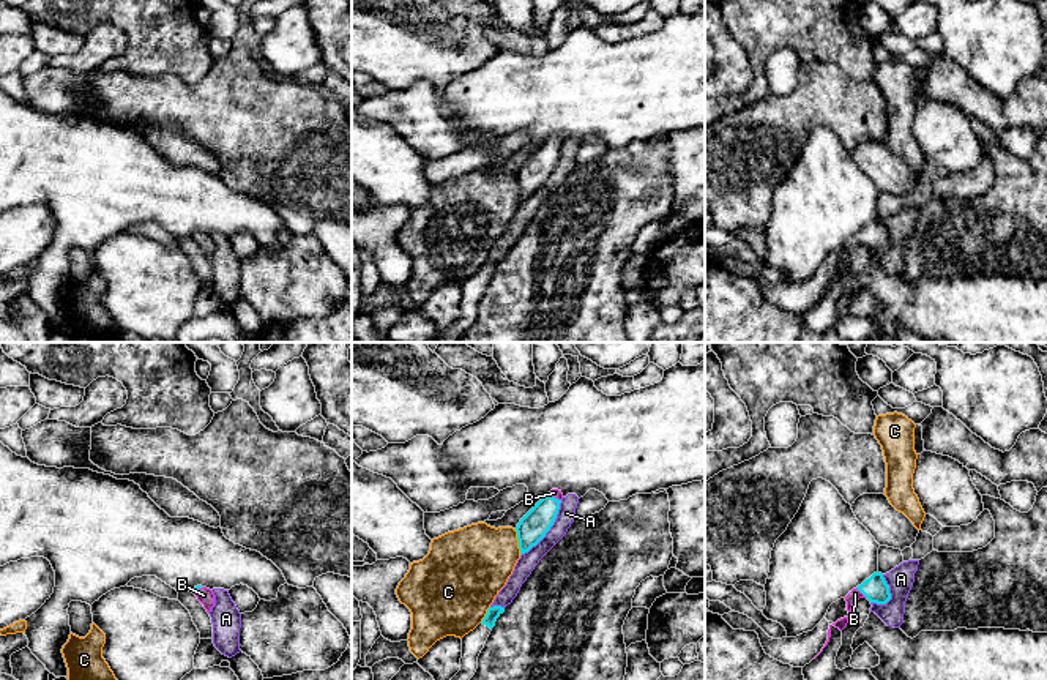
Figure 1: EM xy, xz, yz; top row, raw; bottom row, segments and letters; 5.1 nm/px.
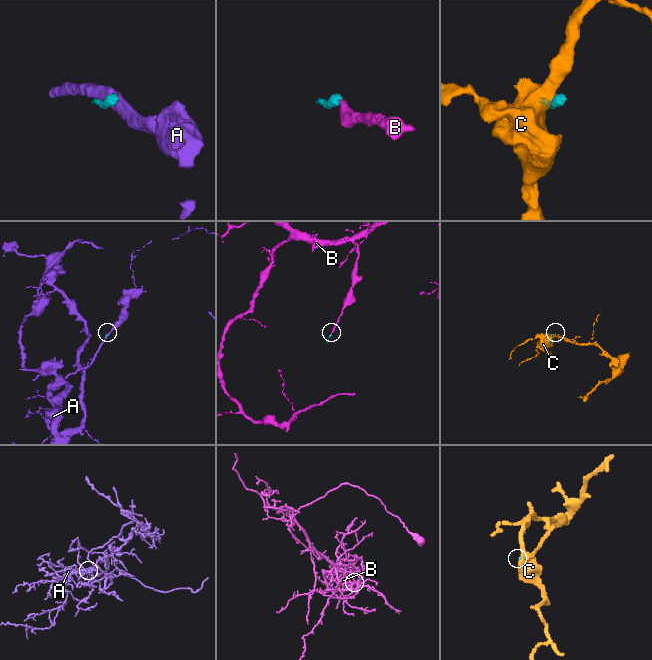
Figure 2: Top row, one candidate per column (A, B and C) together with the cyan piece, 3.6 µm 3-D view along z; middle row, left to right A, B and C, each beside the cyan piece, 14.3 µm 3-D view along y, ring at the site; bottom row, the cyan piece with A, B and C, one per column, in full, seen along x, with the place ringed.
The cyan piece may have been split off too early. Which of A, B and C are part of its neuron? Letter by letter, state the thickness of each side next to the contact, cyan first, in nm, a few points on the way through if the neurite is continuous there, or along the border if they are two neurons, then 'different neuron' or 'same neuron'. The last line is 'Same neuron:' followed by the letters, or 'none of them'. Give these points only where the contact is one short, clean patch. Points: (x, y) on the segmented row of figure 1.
A: calibres 150 and 90 nm; different neuron
B: calibres 130 and 60 nm; way yz (875, 589), (861, 592), (855, 594); same neuron
C: calibres 150 and 380 nm; different neuron
Same neuron: B

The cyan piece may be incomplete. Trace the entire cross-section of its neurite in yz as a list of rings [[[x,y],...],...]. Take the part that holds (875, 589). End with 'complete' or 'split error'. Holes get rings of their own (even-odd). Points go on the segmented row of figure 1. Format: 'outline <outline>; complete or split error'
outline [[[874,573],[845,596],[848,614],[851,614],[851,607],[859,598],[867,598],[870,603],[877,604],[886,604],[891,600],[889,585],[881,573]]]; split error

